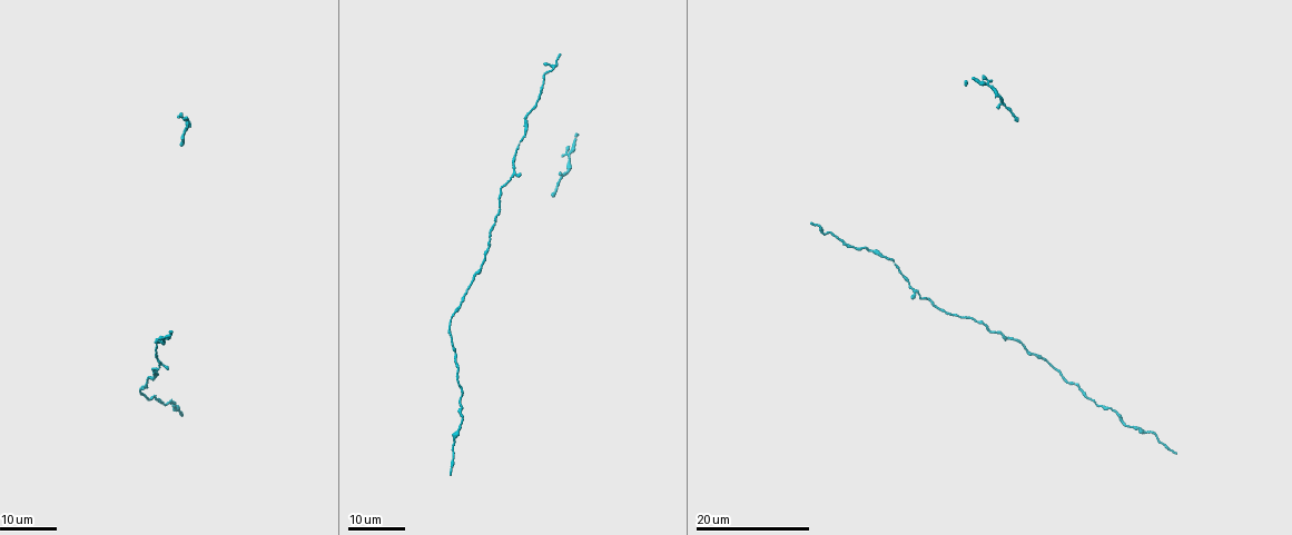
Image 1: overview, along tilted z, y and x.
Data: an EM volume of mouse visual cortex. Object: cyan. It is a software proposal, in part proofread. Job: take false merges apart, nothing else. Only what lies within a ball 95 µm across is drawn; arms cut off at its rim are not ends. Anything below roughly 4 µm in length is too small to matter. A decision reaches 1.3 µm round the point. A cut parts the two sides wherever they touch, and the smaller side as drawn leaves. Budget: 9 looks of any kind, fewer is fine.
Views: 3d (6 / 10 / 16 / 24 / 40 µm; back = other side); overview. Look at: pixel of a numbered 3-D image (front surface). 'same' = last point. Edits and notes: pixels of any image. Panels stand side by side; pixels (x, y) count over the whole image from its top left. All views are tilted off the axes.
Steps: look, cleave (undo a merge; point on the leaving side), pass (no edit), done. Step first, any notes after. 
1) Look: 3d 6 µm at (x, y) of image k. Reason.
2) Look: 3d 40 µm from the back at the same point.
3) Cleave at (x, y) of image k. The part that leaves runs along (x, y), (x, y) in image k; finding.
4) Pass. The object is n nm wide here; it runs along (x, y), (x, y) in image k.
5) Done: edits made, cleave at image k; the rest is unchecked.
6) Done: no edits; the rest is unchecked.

Look: 3d 24 µm at (155, 359) of image 1. A narrow waist.

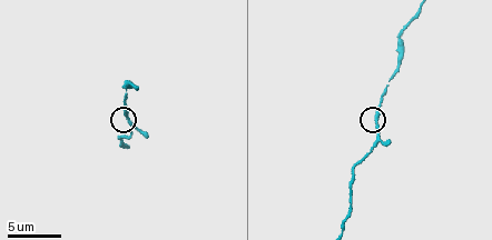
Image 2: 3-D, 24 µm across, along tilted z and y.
Look: 3d 6 µm at (375, 125) of image 2.

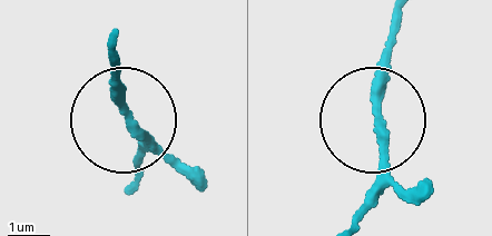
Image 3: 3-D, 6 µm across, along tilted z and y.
Pass. It runs along (135, 170), (149, 151), (115, 67) in image 3; continuous, no second cell.

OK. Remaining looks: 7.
Look: 3d 10 µm at (400, 63) of image 2. Calibre changes.

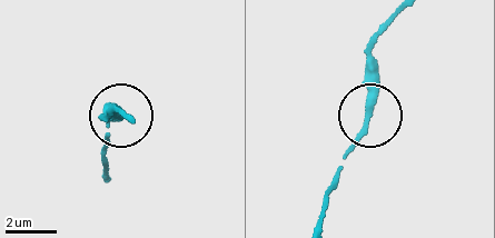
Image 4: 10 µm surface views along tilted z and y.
Pass. It runs along (323, 221), (342, 159), (373, 111), (375, 85), (367, 62) in image 4; continuous, no second cell.

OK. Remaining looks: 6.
Look: 3d 24 µm at (453, 439) of image 1. Thick turns thin.

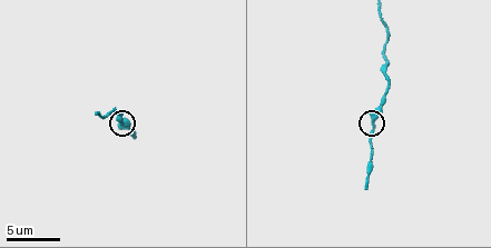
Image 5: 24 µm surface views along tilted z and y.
Look: 3d 6 µm at (374, 125) of image 5. Zoom in.

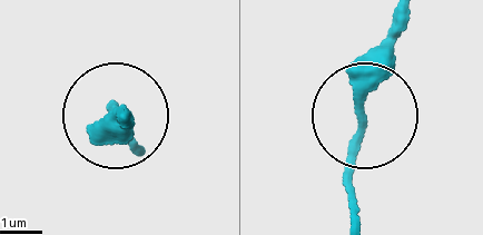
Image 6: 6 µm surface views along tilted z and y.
Pass. The object is 230 nm wide here; it runs along (406, 10), (392, 55), (362, 92), (352, 217) in image 6; all the same cell.

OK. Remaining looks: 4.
Look: 3d 10 µm at (386, 77) of image 5. Thick turns thin.

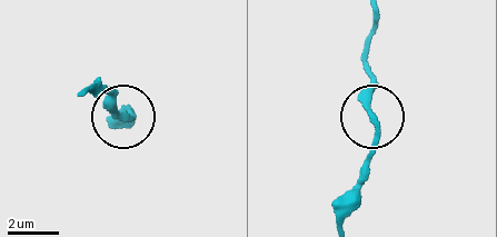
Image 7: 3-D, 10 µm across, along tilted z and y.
Pass. The object is 220 nm wide here; it runs along (373, 13), (367, 65), (376, 129), (361, 193) in image 7; continuous, no second cell.

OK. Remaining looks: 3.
Done: no edits; the rest is unchecked.

